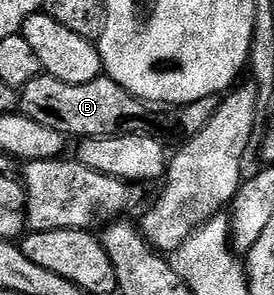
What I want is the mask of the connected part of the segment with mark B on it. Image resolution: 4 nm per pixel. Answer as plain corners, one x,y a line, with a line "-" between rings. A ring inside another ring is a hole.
41,72
34,80
30,80
30,84
19,87
18,93
19,113
30,120
38,120
38,124
46,124
46,128
54,128
54,132
69,139
76,138
75,140
113,138
136,131
151,134
153,138
165,138
169,143
172,141
183,144
198,136
198,132
206,128
206,124
220,107
220,98
213,96
197,102
187,102
185,106
165,109
163,105
148,102
145,98
133,98
130,92
126,92
126,88
122,88
122,84
107,76
90,80
90,84
66,84
66,80
58,80

